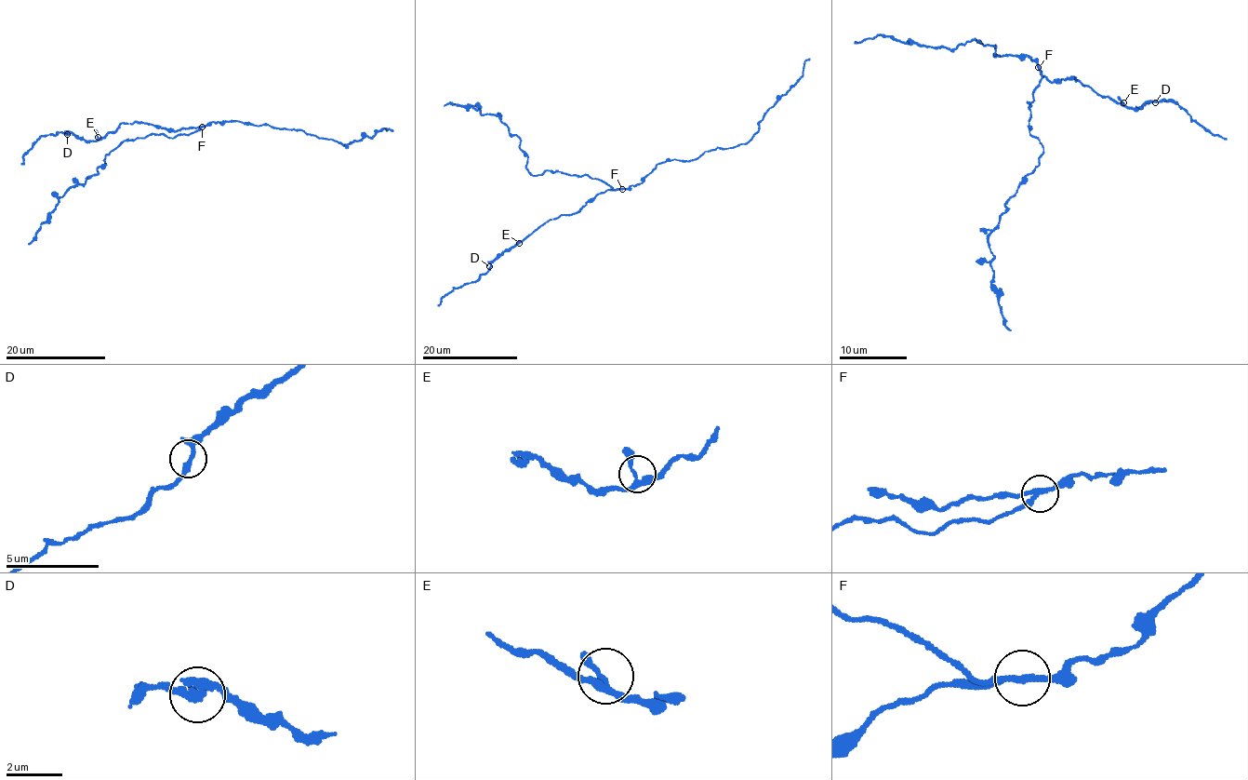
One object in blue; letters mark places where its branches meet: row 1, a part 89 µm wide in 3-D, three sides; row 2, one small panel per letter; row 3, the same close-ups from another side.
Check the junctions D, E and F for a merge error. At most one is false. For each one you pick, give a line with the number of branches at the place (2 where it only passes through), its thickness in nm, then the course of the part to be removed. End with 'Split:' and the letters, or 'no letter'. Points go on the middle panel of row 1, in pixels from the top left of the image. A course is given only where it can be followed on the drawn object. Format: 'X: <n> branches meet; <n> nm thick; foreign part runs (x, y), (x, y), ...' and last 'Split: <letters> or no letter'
F: 3 branches meet; 200 nm thick; foreign part runs (621, 188), (585, 174), (547, 171), (536, 176), (527, 170), (520, 140), (495, 114), (466, 105), (444, 105)
Split: F

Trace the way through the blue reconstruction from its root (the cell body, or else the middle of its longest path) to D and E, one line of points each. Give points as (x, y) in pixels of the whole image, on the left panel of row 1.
D: (205, 126), (175, 131), (146, 123), (123, 123), (115, 130), (93, 141), (67, 134)
E: (205, 126), (175, 131), (146, 123), (123, 123), (115, 130), (98, 137)

